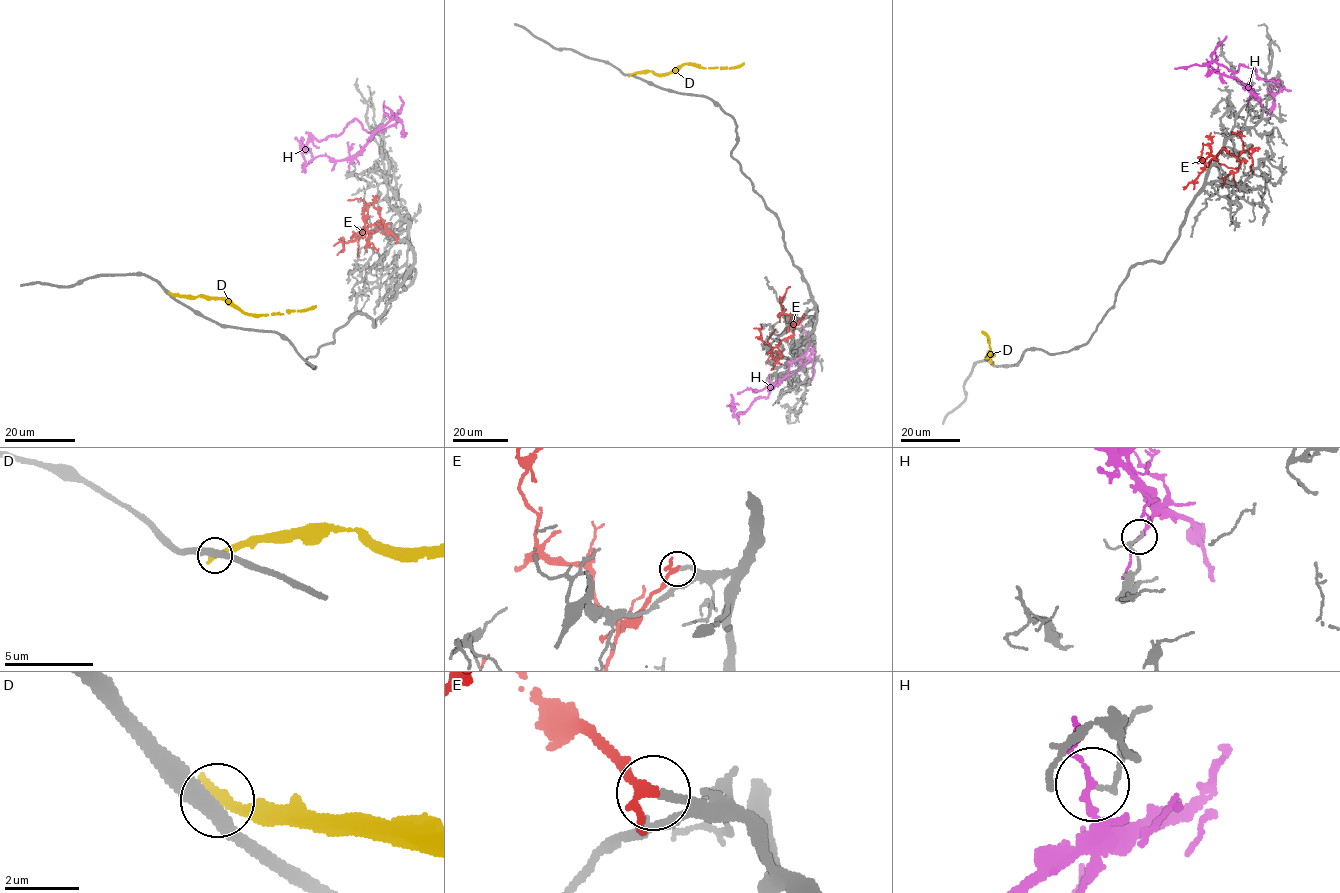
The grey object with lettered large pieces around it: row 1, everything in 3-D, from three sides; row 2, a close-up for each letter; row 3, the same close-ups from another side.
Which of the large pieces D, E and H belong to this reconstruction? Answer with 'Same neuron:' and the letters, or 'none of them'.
Same neuron: E

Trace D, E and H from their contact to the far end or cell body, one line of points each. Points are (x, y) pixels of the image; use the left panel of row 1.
D: (170, 293), (223, 298), (248, 314), (283, 314), (306, 311), (316, 305)
E: (398, 238), (380, 222), (364, 231), (368, 226), (367, 204), (357, 199), (347, 200)
H: (351, 163), (374, 132), (400, 120), (374, 133), (356, 119), (337, 136), (310, 139), (302, 171)

